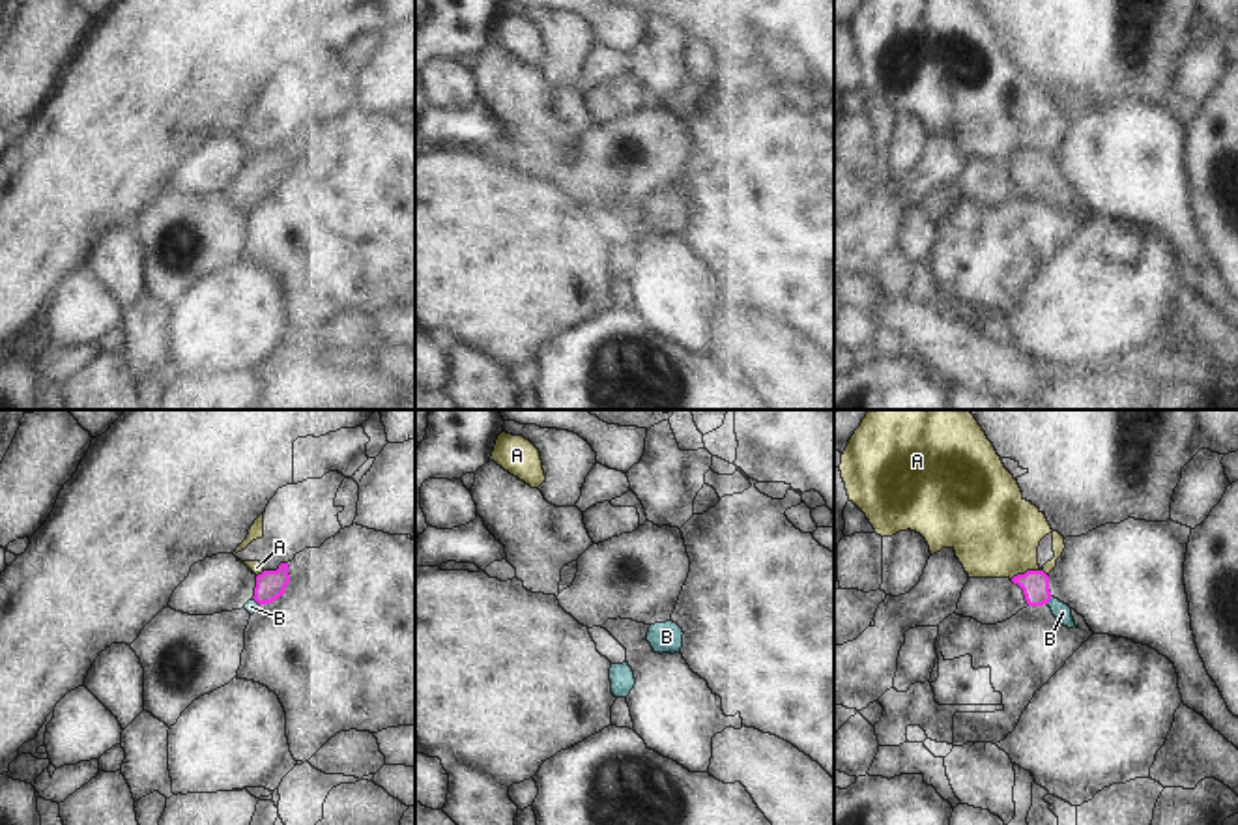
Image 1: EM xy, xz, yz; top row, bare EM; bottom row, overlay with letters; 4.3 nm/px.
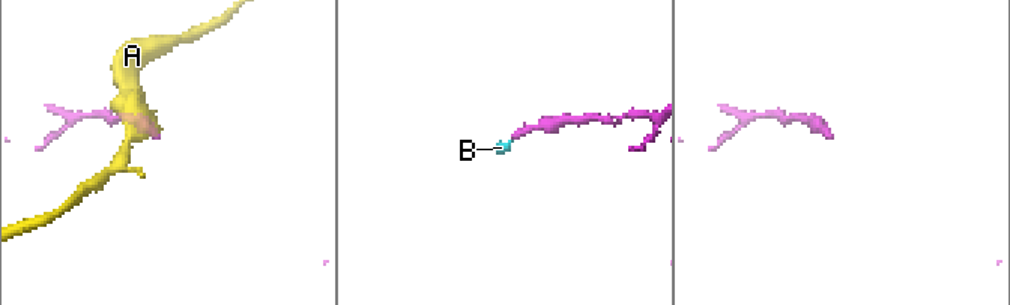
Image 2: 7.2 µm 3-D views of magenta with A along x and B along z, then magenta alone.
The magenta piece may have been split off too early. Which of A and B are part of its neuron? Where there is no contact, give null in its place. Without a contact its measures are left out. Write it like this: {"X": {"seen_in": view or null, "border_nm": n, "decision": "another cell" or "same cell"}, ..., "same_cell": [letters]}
{"A": {"seen_in": "yz", "border_nm": 160, "decision": "another cell"}, "B": {"seen_in": "yz", "border_nm": 40, "decision": "same cell"}, "same_cell": ["B"]}

